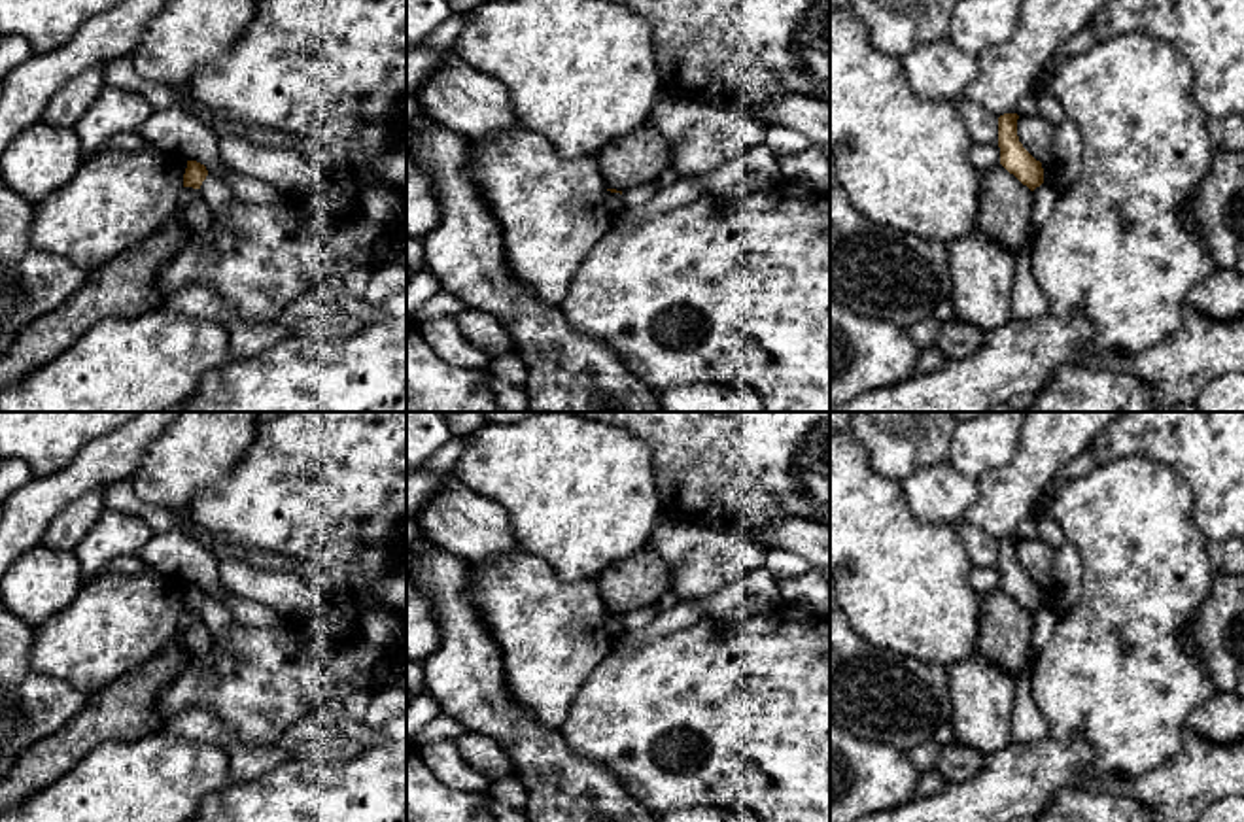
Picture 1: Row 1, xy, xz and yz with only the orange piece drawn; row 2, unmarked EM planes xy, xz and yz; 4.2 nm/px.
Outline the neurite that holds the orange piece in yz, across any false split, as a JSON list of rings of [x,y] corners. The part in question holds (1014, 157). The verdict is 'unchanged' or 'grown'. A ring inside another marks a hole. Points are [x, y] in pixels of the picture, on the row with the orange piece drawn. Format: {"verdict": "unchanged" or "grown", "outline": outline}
{"verdict": "unchanged", "outline": [[[1004,113],[998,117],[1000,164],[1034,191],[1044,183],[1044,168],[1019,142],[1017,119],[1017,113]]]}

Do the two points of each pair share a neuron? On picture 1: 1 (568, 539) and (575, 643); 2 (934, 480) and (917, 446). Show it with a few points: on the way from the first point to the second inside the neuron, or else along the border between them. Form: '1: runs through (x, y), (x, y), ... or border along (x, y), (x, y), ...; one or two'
1: border along (534, 556), (539, 556), (562, 581), (592, 581); two
2: border along (946, 460), (921, 463), (900, 480); two

